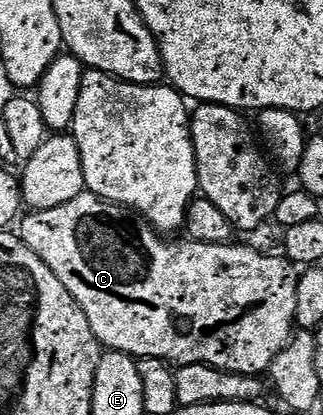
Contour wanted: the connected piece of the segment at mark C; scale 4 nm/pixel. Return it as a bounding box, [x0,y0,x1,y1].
[17,190,299,377]

